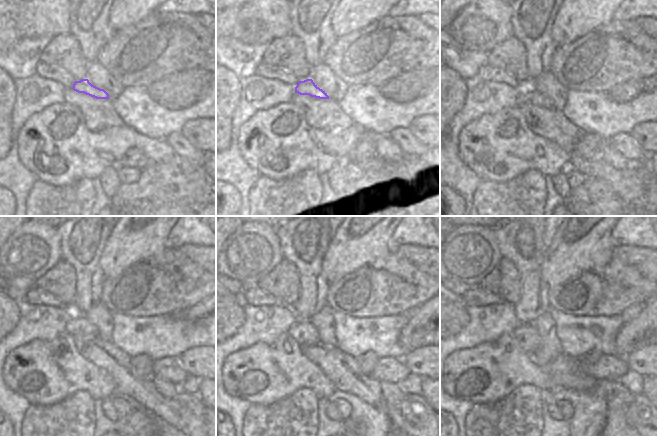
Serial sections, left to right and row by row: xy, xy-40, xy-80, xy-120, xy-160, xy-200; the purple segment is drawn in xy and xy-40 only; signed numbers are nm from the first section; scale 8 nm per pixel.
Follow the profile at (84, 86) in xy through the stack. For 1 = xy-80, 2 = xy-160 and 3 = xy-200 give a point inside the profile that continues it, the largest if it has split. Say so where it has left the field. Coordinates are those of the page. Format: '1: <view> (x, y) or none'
1: xy-80 (527, 94)
2: xy-160 (303, 332)
3: xy-200 (526, 334)

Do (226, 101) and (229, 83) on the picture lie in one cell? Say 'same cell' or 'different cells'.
same cell

